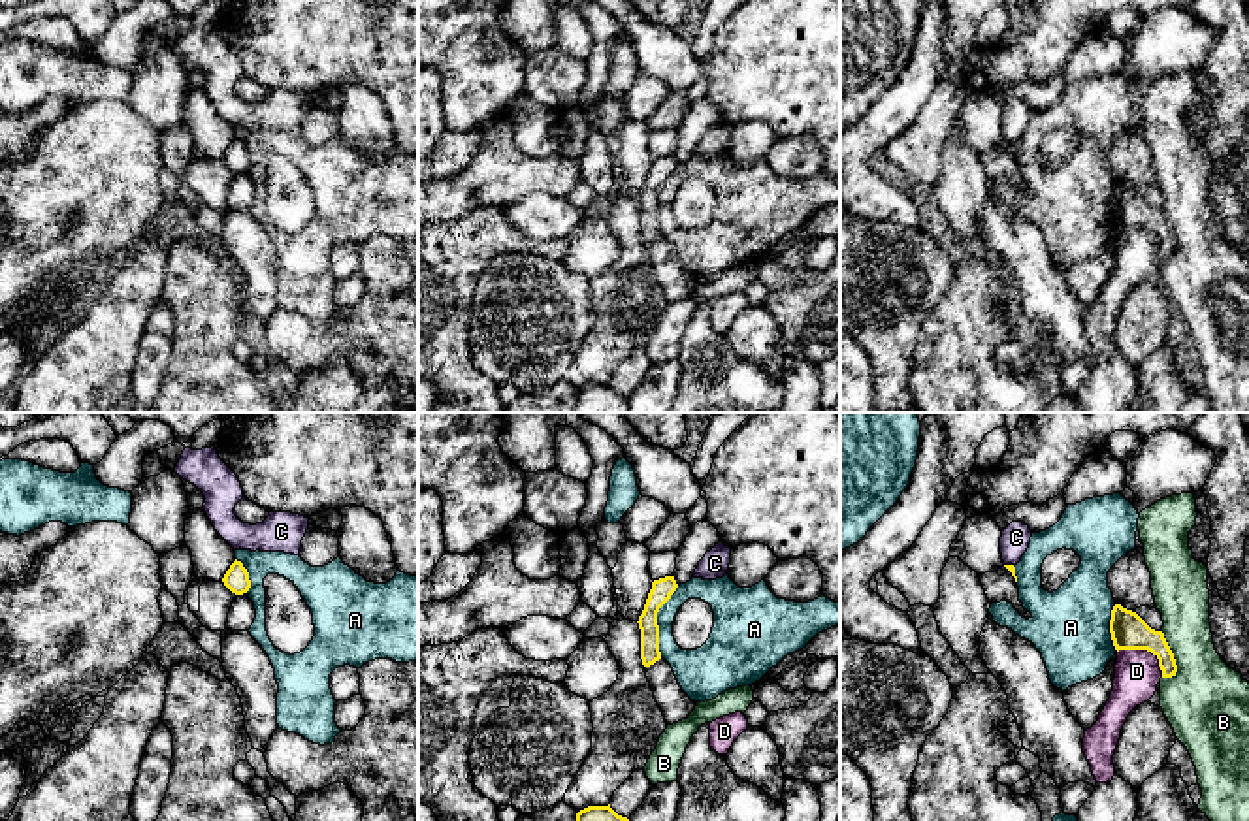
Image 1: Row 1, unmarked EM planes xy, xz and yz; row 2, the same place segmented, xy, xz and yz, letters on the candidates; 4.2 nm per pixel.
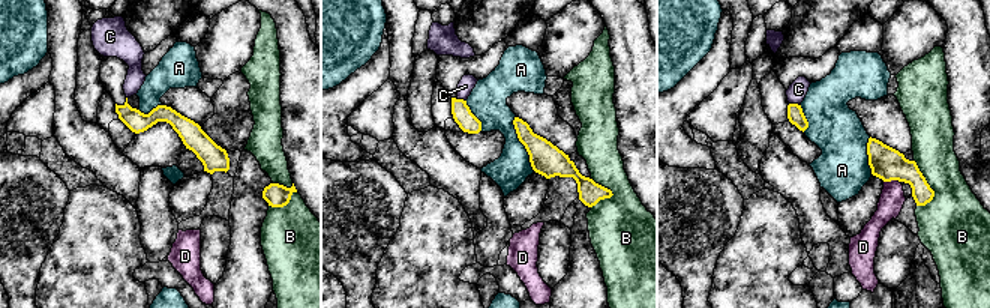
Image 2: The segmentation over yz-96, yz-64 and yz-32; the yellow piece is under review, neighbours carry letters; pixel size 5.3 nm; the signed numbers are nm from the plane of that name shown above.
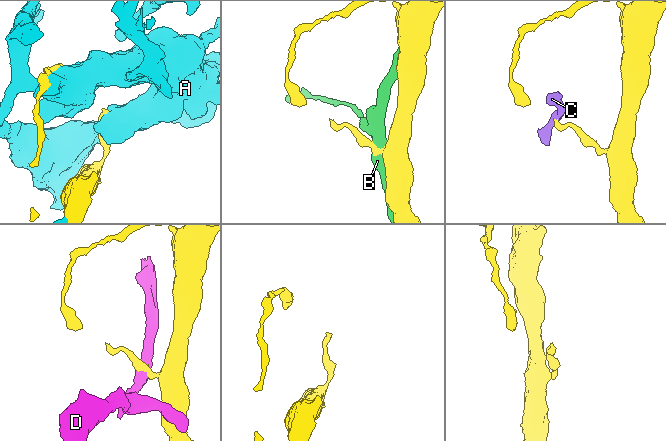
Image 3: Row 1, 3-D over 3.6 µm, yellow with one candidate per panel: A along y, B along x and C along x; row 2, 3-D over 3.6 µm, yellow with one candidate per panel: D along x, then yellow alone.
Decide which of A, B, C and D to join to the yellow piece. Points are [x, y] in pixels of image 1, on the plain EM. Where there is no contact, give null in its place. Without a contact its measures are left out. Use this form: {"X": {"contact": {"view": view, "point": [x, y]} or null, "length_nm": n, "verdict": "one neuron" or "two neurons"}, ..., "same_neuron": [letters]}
{"A": {"contact": {"view": "xz", "point": [656, 200]}, "length_nm": 320, "verdict": "two neurons"}, "B": {"contact": {"view": "yz", "point": [1172, 234]}, "length_nm": 220, "verdict": "two neurons"}, "C": {"contact": {"view": "yz", "point": [1010, 144]}, "length_nm": 50, "verdict": "two neurons"}, "D": {"contact": {"view": "yz", "point": [1146, 226]}, "length_nm": 240, "verdict": "two neurons"}, "same_neuron": []}

